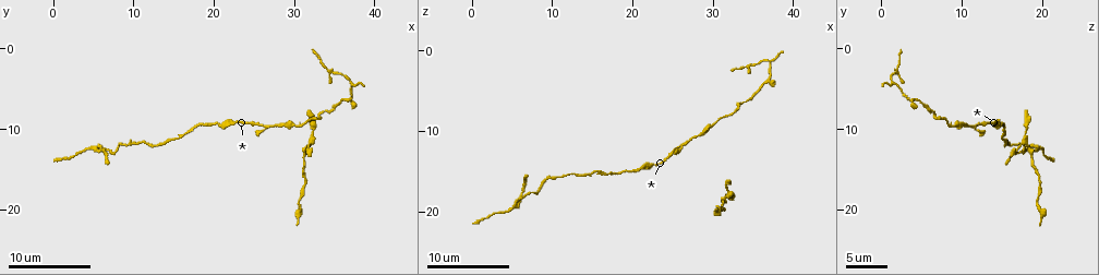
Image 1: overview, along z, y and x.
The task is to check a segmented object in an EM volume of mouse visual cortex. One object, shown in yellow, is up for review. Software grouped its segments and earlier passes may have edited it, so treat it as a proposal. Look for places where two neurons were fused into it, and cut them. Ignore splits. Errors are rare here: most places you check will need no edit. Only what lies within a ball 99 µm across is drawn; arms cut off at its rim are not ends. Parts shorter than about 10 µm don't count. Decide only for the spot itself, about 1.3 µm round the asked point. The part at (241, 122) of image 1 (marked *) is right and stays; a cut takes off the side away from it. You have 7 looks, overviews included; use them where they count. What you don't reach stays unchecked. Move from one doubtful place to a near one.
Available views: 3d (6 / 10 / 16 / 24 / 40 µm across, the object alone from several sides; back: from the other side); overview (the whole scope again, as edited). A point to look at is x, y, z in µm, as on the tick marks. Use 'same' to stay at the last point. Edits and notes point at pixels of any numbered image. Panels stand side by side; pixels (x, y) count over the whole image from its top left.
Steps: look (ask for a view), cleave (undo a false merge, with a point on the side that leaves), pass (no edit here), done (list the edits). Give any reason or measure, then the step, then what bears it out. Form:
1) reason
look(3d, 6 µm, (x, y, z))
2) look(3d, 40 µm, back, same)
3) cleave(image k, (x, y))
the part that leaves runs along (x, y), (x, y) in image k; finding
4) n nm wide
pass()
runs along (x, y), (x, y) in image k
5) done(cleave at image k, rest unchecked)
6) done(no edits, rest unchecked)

two arms in line, one across
look(3d, 10 µm, (26.0, 9.5, 12.0))

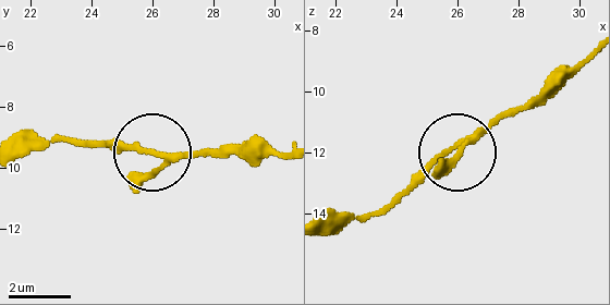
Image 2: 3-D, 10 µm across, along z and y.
pass()
runs along (76, 144), (235, 151) in image 2; continuous, no second neuron

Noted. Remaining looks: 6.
thin neck
look(3d, 6 µm, (34.0, 7.5, 6.5))

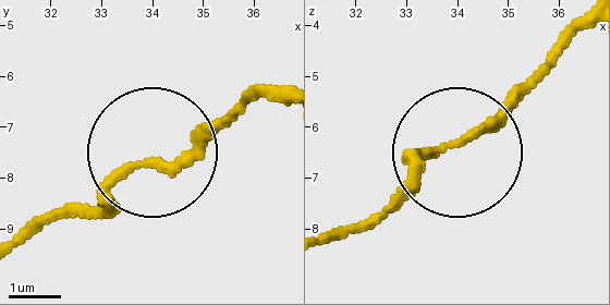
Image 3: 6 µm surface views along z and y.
look(3d, 6 µm, back, (33.95, 7.70, 6.30))

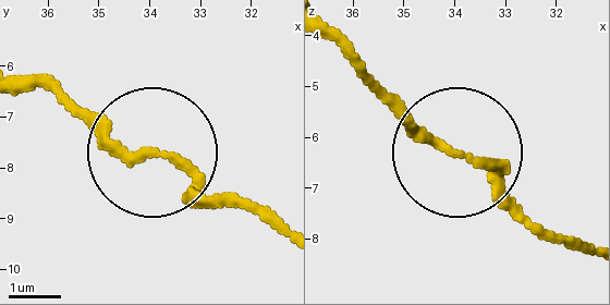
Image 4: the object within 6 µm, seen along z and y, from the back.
pass()
runs along (283, 224), (206, 198), (53, 77) in image 4; all the same neuron

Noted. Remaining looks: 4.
thick turns thin
look(3d, 10 µm, (7.0, 12.5, 18.0))

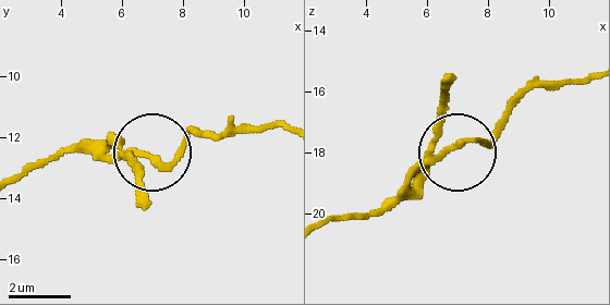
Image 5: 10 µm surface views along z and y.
pass()
runs along (590, 78), (536, 86), (485, 143), (442, 148), (375, 214) in image 5; all the same neuron

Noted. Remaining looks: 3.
done(no edits, rest unchecked)

